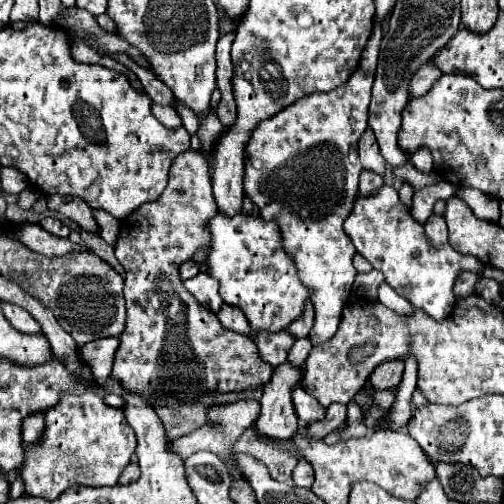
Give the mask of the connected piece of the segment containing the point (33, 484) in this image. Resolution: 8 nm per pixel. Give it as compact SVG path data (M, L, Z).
M95 392L89 394L61 394L61 402L53 406L53 410L45 410L45 430L41 436L41 442L27 446L25 450L25 462L21 464L21 470L17 470L17 476L25 484L25 494L29 496L41 496L47 500L55 500L71 486L115 486L123 468L131 462L131 456L135 452L135 434L129 422L125 420L123 410L107 406Z

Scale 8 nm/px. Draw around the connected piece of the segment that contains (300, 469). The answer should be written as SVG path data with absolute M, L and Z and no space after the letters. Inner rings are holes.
M299 458L293 470L293 482L295 486L301 486L301 488L311 488L313 484L313 466L309 466L309 462L305 462L303 458Z

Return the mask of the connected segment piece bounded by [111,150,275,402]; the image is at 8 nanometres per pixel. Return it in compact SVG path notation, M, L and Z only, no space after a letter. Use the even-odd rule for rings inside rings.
M197 150L181 152L173 158L169 170L169 184L163 190L161 198L149 202L129 214L129 218L121 220L119 240L115 244L115 256L125 268L125 300L127 300L127 322L121 334L121 344L115 354L115 364L111 378L115 378L123 390L135 392L141 398L179 398L179 400L193 400L201 398L207 392L241 392L247 388L257 388L269 382L273 376L273 366L257 354L257 346L251 336L231 332L221 326L217 316L205 306L199 306L197 298L193 298L179 276L179 266L193 258L199 248L207 248L211 242L209 234L209 218L217 214L217 204L213 200L211 190L211 174L209 164ZM175 382L183 384L183 390L173 392Z

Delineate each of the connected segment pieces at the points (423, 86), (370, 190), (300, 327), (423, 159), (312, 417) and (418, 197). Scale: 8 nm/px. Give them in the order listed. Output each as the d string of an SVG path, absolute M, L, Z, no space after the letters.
M427 62L427 64L421 66L421 68L417 70L417 74L413 76L413 80L411 80L411 84L409 84L409 94L411 94L413 98L427 94L429 88L441 78L441 74L443 74L443 72L441 72L433 62Z
M363 170L363 172L361 172L359 196L375 194L377 190L381 190L381 186L383 186L383 178L381 178L381 176L377 176L375 172L369 172L369 170Z
M307 300L305 312L287 326L287 332L291 332L295 338L303 338L309 334L311 328L313 328L313 306L311 306L311 300Z
M417 150L413 156L411 156L411 162L413 162L413 166L419 170L419 172L425 172L425 174L429 174L429 172L433 172L433 160L431 160L431 152L429 150Z
M297 386L293 390L293 404L295 404L295 412L299 416L299 422L305 426L319 422L325 416L325 408L313 396L309 396L301 386Z
M435 186L431 188L423 188L419 192L415 192L413 196L413 206L411 206L411 214L417 222L427 222L427 218L431 216L433 212L433 204L437 202L437 192L435 192Z

